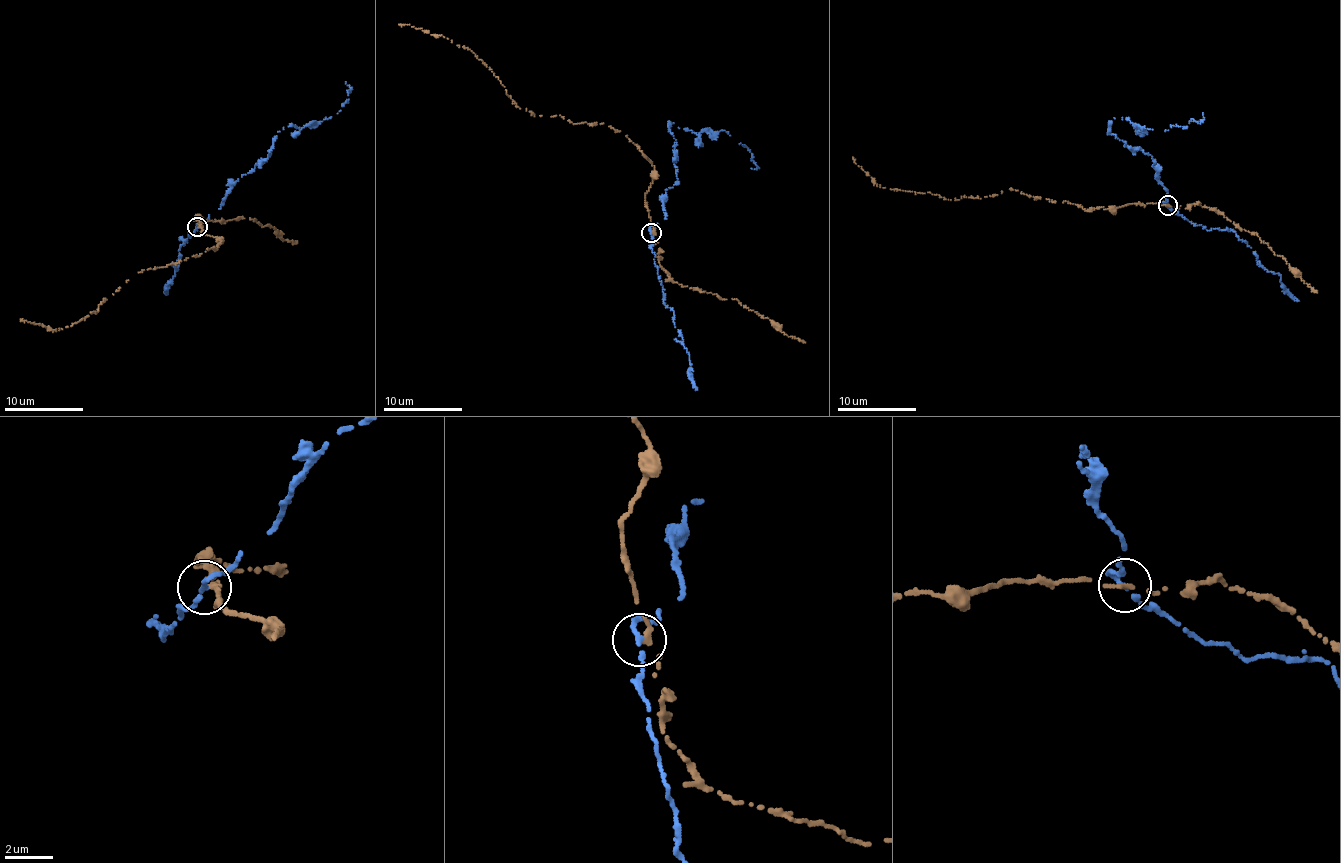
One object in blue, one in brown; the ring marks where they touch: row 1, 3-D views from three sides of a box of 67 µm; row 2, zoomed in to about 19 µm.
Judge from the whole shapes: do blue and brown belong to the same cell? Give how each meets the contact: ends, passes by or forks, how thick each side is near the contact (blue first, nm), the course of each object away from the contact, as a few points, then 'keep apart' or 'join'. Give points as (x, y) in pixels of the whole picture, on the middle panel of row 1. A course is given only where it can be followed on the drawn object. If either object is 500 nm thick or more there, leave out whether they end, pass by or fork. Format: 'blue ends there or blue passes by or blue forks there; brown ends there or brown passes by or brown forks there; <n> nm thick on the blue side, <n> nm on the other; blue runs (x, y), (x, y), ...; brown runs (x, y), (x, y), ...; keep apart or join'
blue passes by; brown ends there; 200 nm thick on the blue side, 260 nm on the other; blue runs (652, 233), (666, 218), (663, 197), (677, 178), (668, 124), (696, 134), (724, 130), (753, 157), (751, 168); brown runs (652, 233), (645, 193), (654, 166), (620, 131), (603, 123), (534, 116), (520, 109), (470, 49), (399, 24); keep apart

